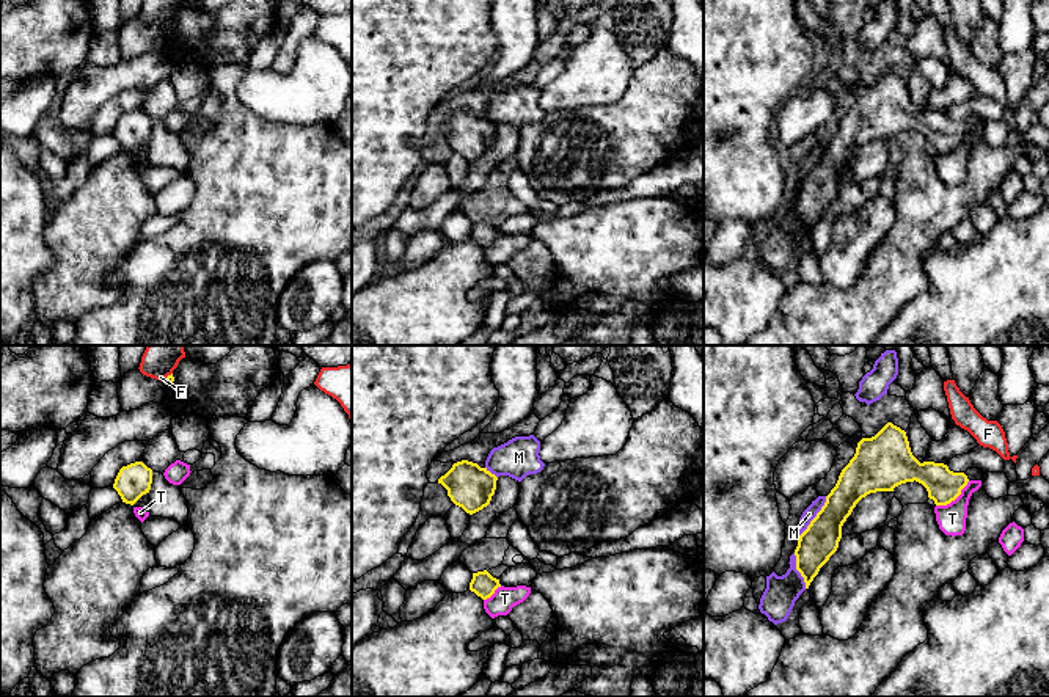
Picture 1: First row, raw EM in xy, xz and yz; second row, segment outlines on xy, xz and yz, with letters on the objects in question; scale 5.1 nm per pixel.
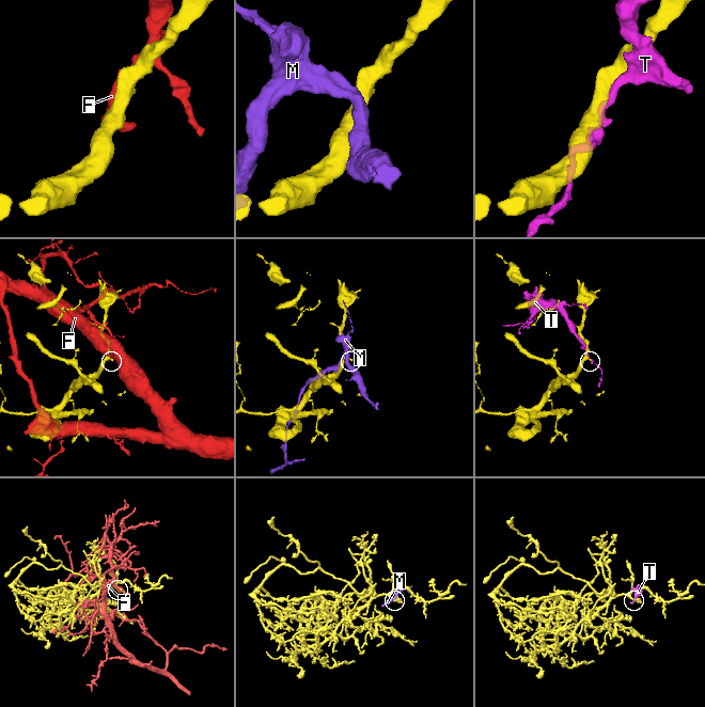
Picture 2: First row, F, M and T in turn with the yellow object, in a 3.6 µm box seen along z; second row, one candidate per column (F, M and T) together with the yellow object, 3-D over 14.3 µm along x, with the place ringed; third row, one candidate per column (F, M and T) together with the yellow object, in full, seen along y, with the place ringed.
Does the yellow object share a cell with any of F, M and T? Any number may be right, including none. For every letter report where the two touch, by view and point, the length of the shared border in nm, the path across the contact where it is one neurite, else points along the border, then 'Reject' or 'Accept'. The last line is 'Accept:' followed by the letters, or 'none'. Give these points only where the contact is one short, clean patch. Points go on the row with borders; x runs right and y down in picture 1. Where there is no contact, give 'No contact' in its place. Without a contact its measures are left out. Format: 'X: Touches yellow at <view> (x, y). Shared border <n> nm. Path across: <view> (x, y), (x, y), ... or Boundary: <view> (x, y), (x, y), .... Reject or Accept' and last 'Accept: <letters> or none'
F: Touches yellow at xy (167, 377). Shared border 70 nm. Reject
M: Touches yellow at yz (815, 517). Shared border 240 nm. Reject
T: Touches yellow at yz (953, 499). Shared border 220 nm. Reject
Accept: none

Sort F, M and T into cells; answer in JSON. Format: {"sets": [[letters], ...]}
{"sets": [["F"], ["M"], ["T"]]}

